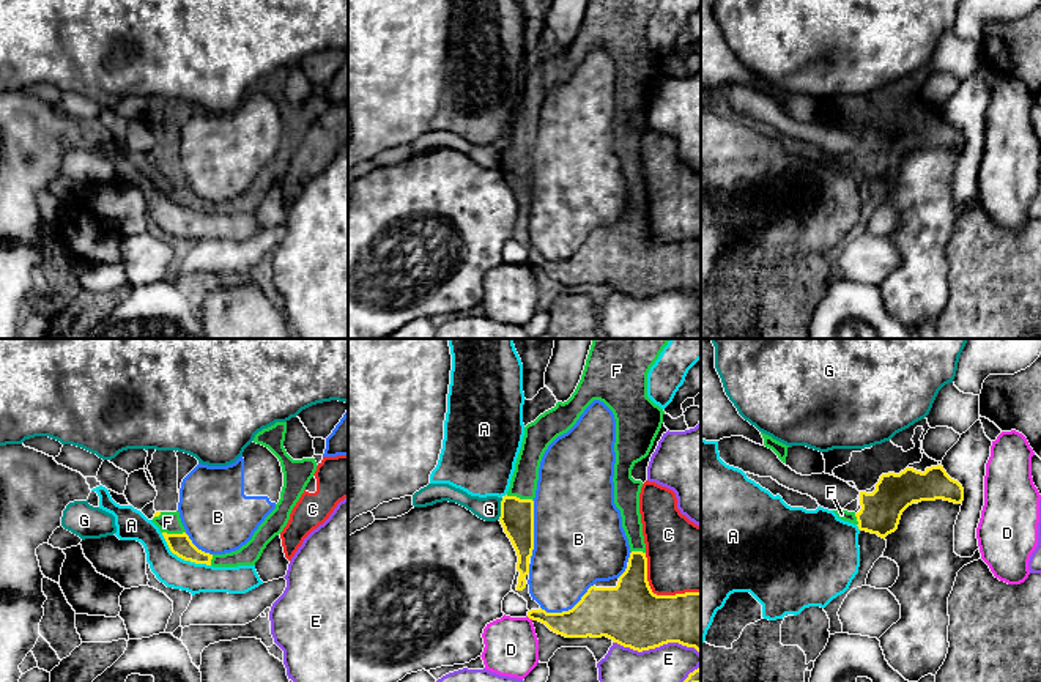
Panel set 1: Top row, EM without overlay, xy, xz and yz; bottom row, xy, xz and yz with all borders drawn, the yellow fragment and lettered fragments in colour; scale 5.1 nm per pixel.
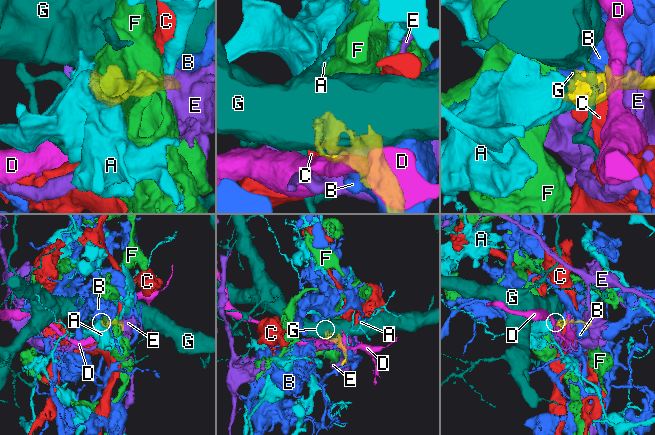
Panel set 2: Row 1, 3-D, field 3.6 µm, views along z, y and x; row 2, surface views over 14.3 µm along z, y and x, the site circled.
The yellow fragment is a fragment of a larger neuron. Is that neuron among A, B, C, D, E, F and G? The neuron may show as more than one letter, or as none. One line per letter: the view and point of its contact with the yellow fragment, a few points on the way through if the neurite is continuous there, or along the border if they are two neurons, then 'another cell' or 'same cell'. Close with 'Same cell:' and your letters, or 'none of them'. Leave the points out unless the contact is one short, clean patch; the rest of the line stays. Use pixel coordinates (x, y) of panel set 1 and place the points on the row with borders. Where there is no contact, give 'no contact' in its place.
A: xy (181, 558) | along xy (161, 533), (174, 553), (210, 566) | another cell
B: xz (533, 530) | another cell
C: xz (655, 594) | another cell
D: xz (529, 618) | along xz (526, 616), (533, 619) | another cell
E: xz (657, 646) | another cell
F: xz (518, 498) | same cell
G: xz (501, 509) | along xz (503, 498), (498, 518) | another cell
Same cell: F

